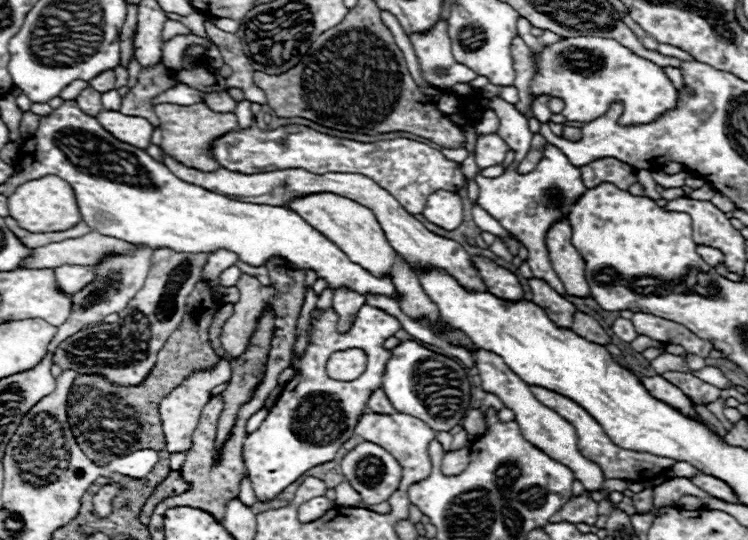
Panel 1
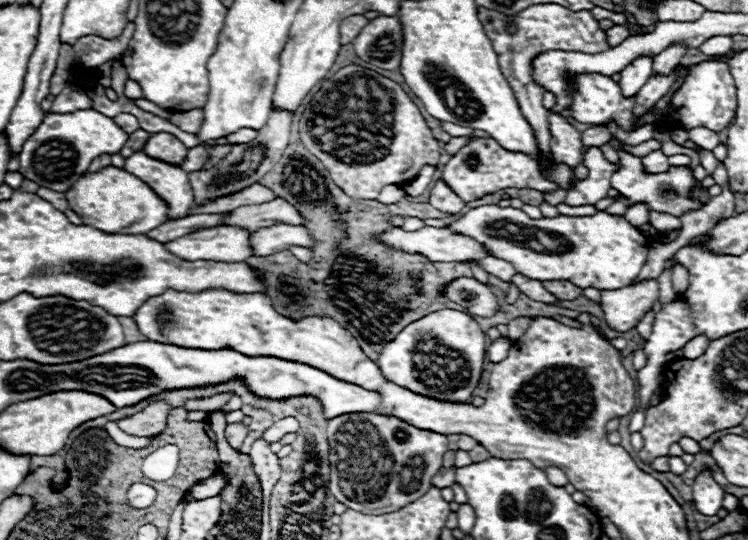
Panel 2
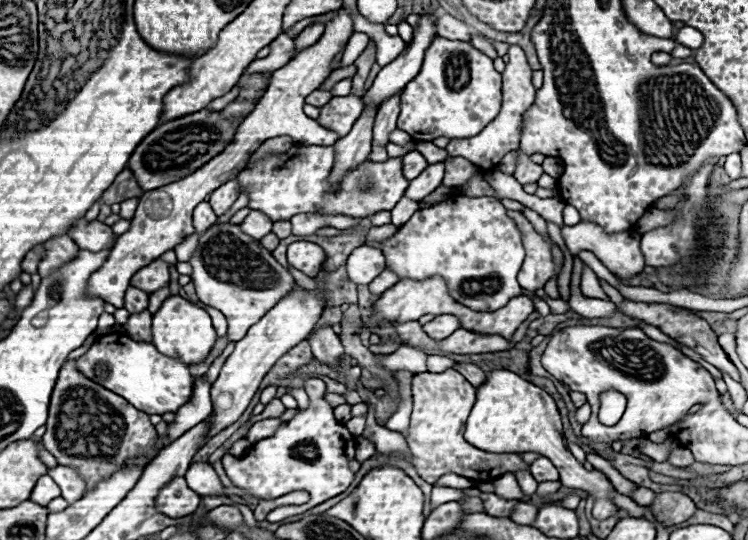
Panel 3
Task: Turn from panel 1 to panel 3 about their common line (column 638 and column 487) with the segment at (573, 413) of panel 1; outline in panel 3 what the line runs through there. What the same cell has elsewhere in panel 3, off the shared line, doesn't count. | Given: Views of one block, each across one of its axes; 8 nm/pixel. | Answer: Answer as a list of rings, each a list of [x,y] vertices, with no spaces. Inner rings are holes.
[[[454,368],[444,370],[440,374],[436,372],[414,374],[412,394],[414,410],[410,416],[406,442],[412,454],[410,464],[426,482],[434,484],[440,476],[448,472],[466,476],[476,482],[492,482],[506,472],[528,470],[528,464],[522,462],[520,454],[492,454],[478,450],[464,440],[464,424],[474,406],[476,388],[470,382],[466,382],[466,378],[458,374]]]

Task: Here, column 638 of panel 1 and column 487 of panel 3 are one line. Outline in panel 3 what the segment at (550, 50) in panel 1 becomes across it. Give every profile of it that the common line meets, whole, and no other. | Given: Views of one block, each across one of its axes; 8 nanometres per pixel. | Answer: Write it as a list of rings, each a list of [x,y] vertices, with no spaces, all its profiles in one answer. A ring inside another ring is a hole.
[[[438,36],[426,50],[422,70],[402,90],[398,128],[422,142],[436,138],[470,138],[480,134],[484,126],[498,116],[502,102],[500,90],[500,72],[494,70],[486,54],[468,42]]]

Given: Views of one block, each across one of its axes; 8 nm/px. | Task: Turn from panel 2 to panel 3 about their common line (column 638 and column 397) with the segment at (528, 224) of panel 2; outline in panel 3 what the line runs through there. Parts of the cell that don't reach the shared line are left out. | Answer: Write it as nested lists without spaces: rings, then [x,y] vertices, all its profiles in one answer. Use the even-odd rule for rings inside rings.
[[[452,196],[440,204],[422,208],[404,226],[400,226],[398,232],[392,238],[388,238],[384,244],[368,242],[368,246],[380,248],[386,256],[386,264],[394,272],[398,272],[400,278],[408,276],[412,280],[424,280],[432,274],[444,276],[450,296],[456,302],[476,312],[494,312],[506,306],[510,298],[516,298],[522,294],[522,288],[516,282],[516,276],[524,262],[522,236],[514,220],[506,216],[506,208],[500,204],[498,198],[492,198],[492,196],[480,196],[480,198]]]

